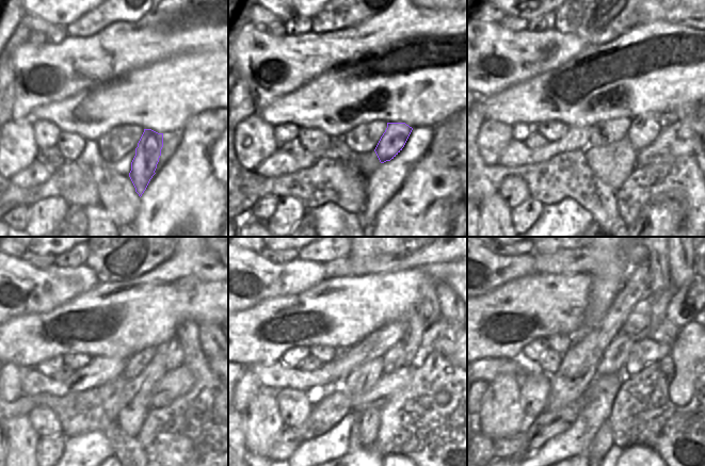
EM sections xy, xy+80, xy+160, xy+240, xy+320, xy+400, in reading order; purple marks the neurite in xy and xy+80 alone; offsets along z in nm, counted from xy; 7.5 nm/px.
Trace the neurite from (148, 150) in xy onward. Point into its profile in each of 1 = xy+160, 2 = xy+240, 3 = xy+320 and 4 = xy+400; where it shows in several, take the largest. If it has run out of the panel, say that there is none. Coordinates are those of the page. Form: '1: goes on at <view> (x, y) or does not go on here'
1: goes on at xy+160 (644, 129)
2: goes on at xy+240 (174, 356)
3: goes on at xy+320 (438, 330)
4: goes on at xy+400 (684, 306)

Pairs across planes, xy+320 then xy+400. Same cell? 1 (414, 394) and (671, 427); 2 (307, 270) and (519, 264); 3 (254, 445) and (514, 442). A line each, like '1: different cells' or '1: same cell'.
1: same cell
2: same cell
3: different cells

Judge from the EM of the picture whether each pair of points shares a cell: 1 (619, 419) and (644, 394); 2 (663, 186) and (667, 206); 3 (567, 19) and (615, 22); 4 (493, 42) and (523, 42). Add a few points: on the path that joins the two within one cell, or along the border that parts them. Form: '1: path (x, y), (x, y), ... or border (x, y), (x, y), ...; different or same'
1: path (625, 413), (638, 400); same
2: border (684, 209), (669, 197), (657, 197), (647, 213); different
3: path (579, 19), (604, 19); same
4: path (500, 42), (515, 42); same

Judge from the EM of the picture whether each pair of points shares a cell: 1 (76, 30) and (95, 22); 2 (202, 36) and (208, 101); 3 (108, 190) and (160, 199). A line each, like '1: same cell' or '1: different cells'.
1: same cell
2: different cells
3: different cells

